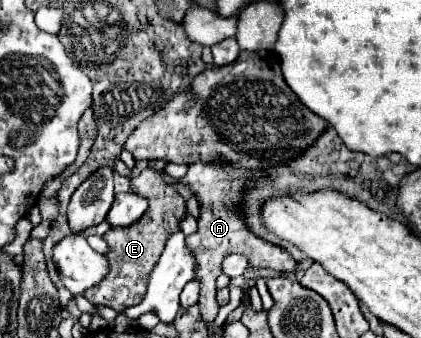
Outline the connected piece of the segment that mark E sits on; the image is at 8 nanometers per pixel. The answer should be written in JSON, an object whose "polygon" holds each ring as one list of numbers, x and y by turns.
{"polygon":[[154,168,142,170,140,176,132,180,130,192,148,198,150,208,132,226,128,226,128,228,112,228,112,230,108,230,104,234,104,240,106,240,106,244,110,248,104,254,108,258,108,262,110,262,110,270,100,280,100,284,96,284,96,286,92,286,92,288,88,288,84,292,84,296,92,304,110,306,116,312,122,312,124,308,134,306,134,304,138,304,144,298,148,276,150,276,152,268,156,266,156,260,160,258,160,252,164,250,166,240,174,232,180,230,180,220,184,220,184,216,188,214,186,200,182,198,178,188,180,188,180,182,164,182,162,172,154,170]]}

